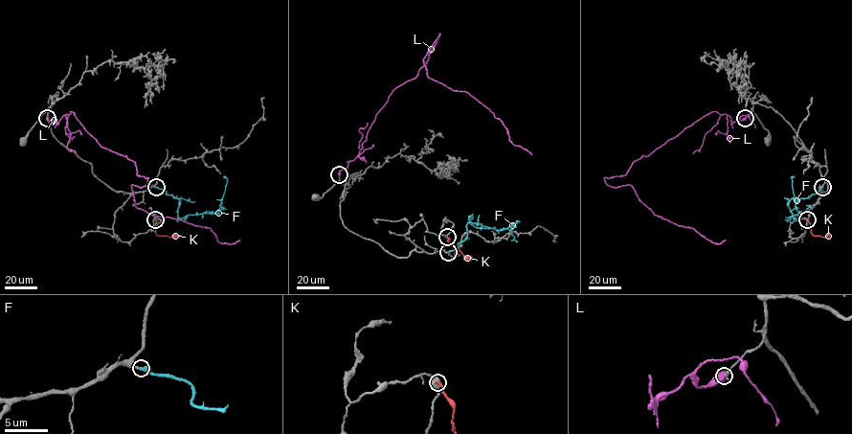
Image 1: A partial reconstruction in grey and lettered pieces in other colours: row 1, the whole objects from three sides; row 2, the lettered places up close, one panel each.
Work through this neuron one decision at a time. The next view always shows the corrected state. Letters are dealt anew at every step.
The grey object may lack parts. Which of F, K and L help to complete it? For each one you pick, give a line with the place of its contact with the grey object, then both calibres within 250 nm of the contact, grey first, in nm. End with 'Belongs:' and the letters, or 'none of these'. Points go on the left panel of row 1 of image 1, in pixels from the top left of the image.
F: contact (156, 187); calibres 280 and 440 nm
Belongs: F

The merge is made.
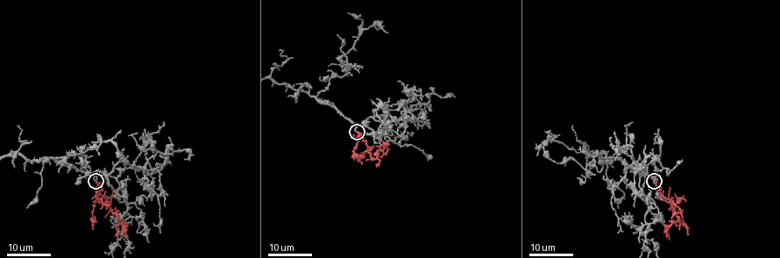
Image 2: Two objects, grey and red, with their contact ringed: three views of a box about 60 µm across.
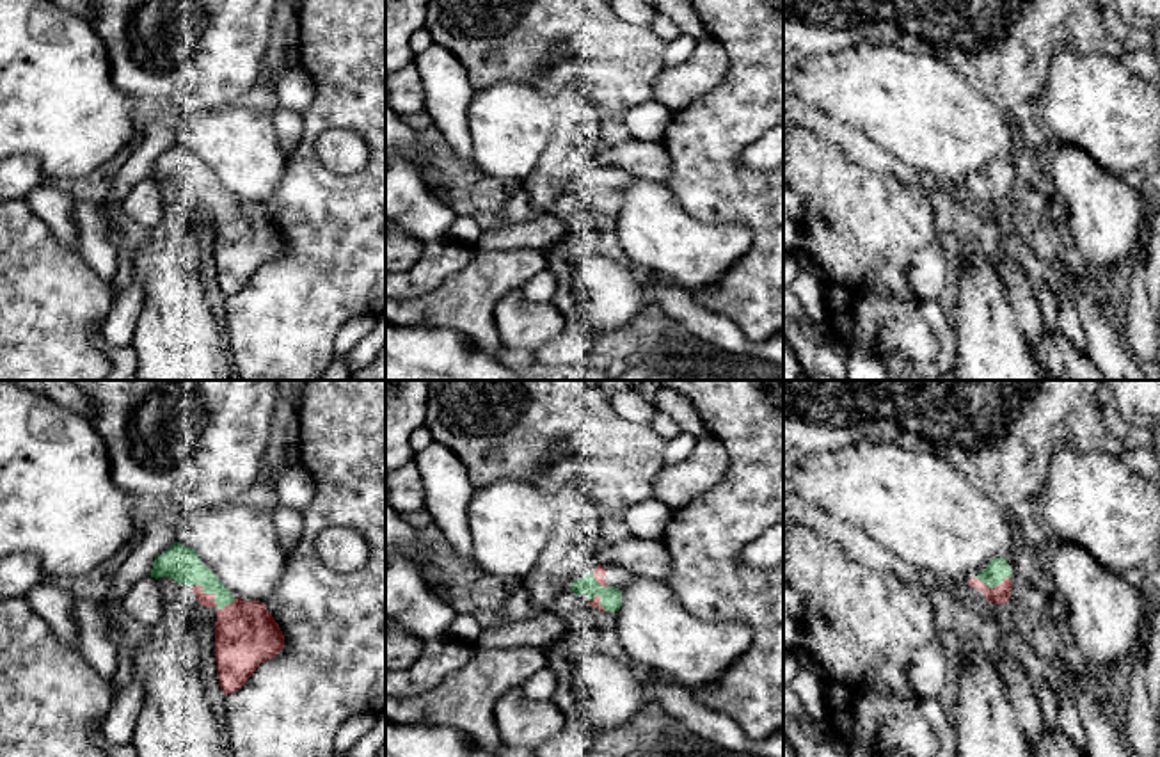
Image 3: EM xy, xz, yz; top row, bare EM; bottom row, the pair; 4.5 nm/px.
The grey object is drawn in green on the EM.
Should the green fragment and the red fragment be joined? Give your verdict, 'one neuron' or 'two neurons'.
one neuron

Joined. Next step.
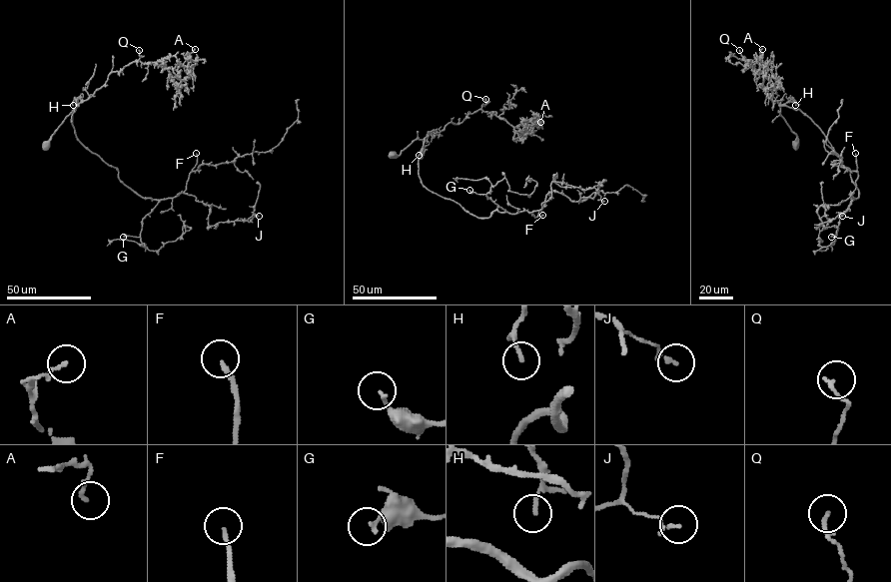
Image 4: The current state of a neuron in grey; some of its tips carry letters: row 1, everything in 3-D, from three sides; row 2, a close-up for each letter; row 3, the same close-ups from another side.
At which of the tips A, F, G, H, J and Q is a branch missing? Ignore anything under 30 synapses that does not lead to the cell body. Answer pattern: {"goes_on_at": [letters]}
{"goes_on_at": ["F"]}

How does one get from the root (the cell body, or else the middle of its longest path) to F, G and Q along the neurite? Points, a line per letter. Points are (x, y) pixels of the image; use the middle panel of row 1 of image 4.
F: (392, 154), (424, 140), (422, 185), (477, 217), (495, 210), (542, 215)
G: (392, 154), (424, 140), (419, 175), (425, 187), (478, 218), (505, 212), (469, 190)
Q: (392, 154), (399, 156), (414, 140), (449, 123), (460, 123), (485, 105), (485, 99)

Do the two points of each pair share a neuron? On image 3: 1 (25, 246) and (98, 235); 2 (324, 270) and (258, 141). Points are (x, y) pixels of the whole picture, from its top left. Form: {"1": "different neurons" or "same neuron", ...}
{"1": "different neurons", "2": "different neurons"}

